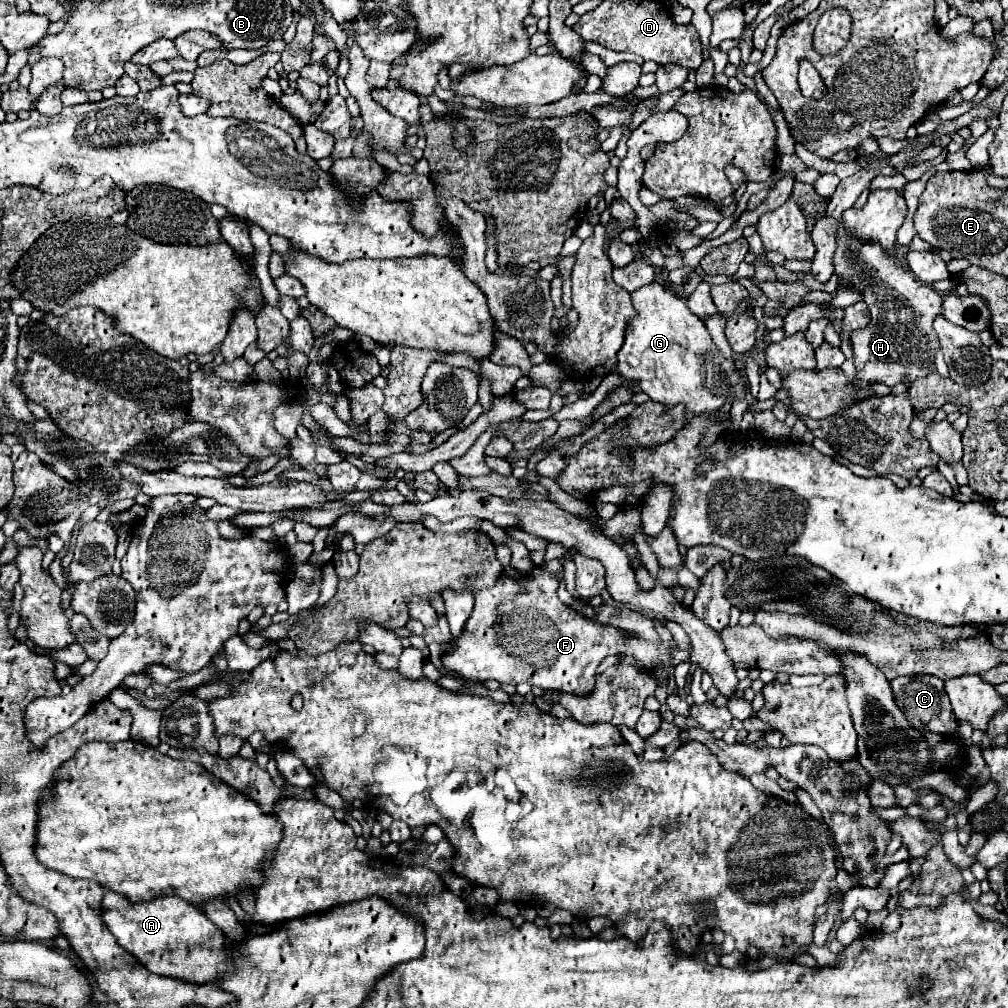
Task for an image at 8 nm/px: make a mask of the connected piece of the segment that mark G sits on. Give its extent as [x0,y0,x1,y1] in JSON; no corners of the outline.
[617,282,745,418]

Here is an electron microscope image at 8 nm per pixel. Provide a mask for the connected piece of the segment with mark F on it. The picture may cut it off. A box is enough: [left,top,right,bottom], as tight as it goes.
[441,572,671,696]

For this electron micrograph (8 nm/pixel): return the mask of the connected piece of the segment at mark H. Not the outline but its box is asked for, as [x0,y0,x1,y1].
[833,220,943,386]

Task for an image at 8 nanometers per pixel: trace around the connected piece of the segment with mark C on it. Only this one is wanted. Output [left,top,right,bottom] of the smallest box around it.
[891,674,959,736]

